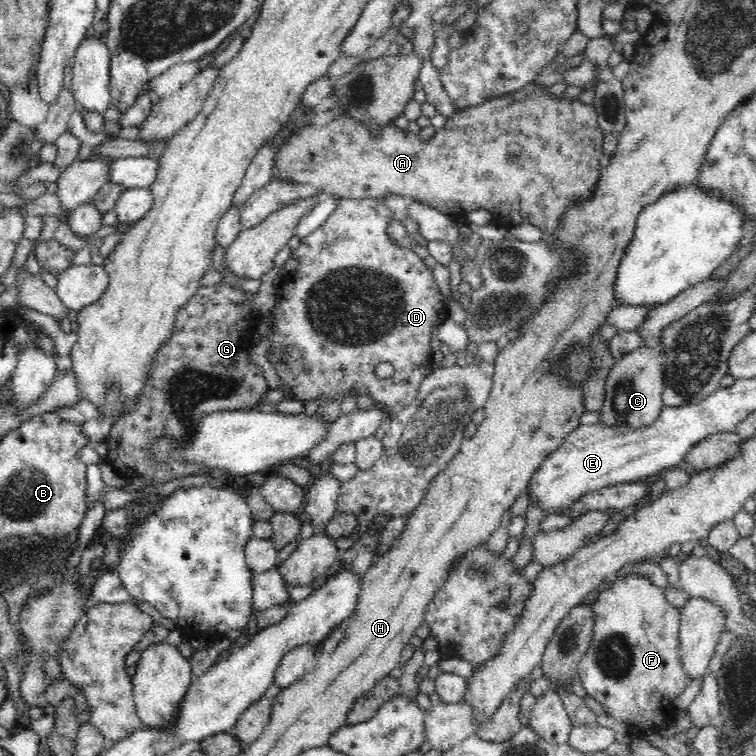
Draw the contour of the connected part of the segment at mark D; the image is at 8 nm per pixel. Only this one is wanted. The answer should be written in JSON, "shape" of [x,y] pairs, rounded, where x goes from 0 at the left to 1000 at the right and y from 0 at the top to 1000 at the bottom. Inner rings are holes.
{"shape":[[[448,262],[446,276],[437,287],[413,310],[398,315],[397,327],[388,333],[386,343],[394,345],[396,352],[392,358],[382,362],[370,378],[365,380],[366,396],[358,410],[358,429],[362,429],[360,442],[354,444],[356,466],[370,462],[380,468],[377,478],[365,478],[361,487],[370,503],[384,511],[390,526],[405,533],[418,526],[439,526],[439,529],[455,529],[458,524],[487,521],[500,540],[512,540],[516,553],[529,545],[540,534],[545,534],[552,525],[554,511],[561,499],[571,492],[571,470],[567,460],[570,447],[575,444],[575,438],[582,427],[593,421],[593,406],[590,406],[587,392],[582,388],[582,381],[573,368],[573,357],[562,349],[562,344],[554,341],[549,333],[538,324],[525,325],[517,320],[513,311],[513,302],[517,292],[521,292],[521,283],[509,271],[508,263],[500,262]],[[503,479],[516,479],[521,484],[521,493],[513,500],[503,501],[495,489]]]}

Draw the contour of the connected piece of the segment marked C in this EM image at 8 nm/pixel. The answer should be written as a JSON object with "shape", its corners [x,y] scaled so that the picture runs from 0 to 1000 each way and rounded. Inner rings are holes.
{"shape":[[[877,452],[868,460],[852,458],[831,467],[819,476],[804,493],[799,516],[799,534],[794,537],[794,560],[807,565],[831,562],[836,567],[860,563],[878,540],[876,520],[880,515],[878,476],[881,475]]]}

